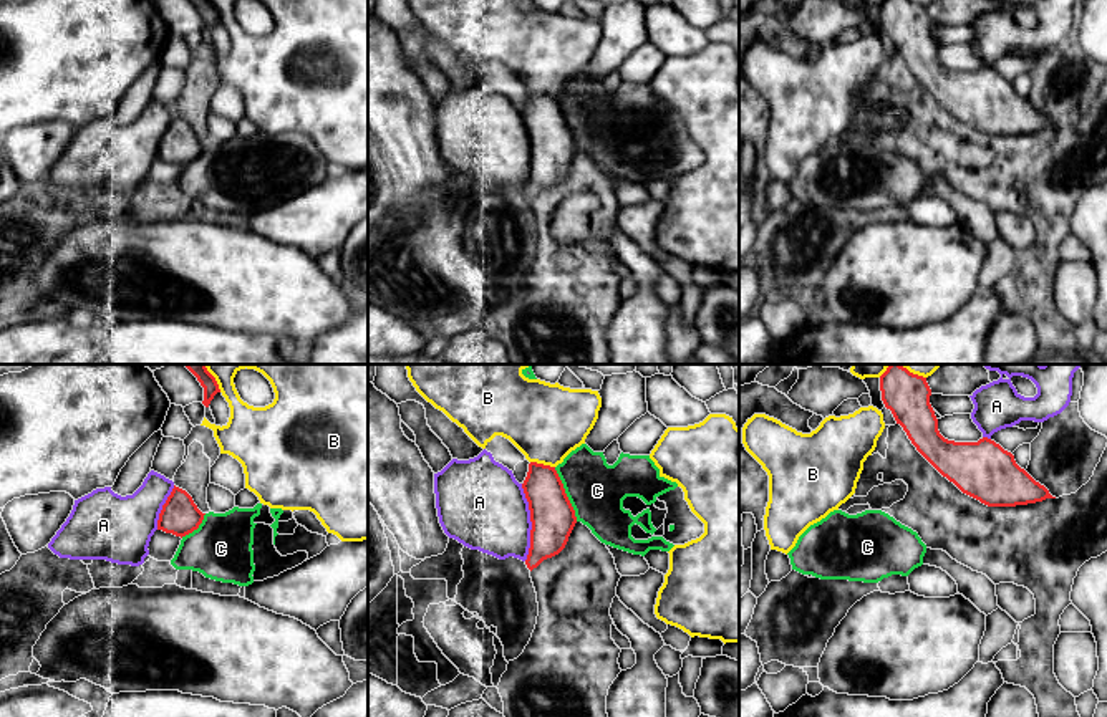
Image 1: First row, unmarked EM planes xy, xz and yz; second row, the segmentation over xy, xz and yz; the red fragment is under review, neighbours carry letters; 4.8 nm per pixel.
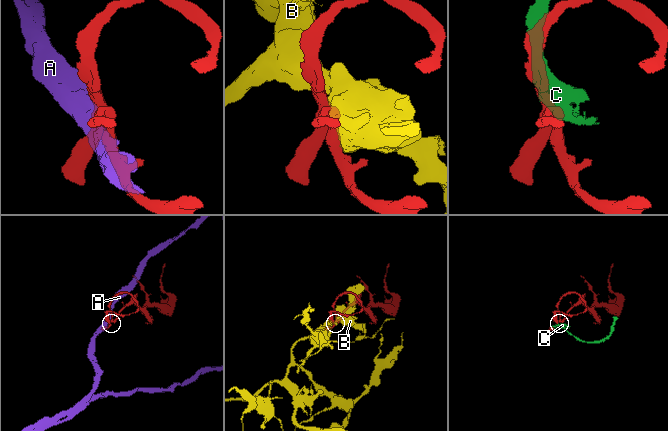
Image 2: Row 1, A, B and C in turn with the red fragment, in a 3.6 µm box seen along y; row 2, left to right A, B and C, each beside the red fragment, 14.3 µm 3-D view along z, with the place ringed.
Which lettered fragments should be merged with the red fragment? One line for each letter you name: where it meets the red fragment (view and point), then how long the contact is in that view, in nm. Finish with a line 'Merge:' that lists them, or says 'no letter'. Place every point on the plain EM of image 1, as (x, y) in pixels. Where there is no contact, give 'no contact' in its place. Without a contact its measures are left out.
C: xz (565, 123) | 280 nm
Merge: C

